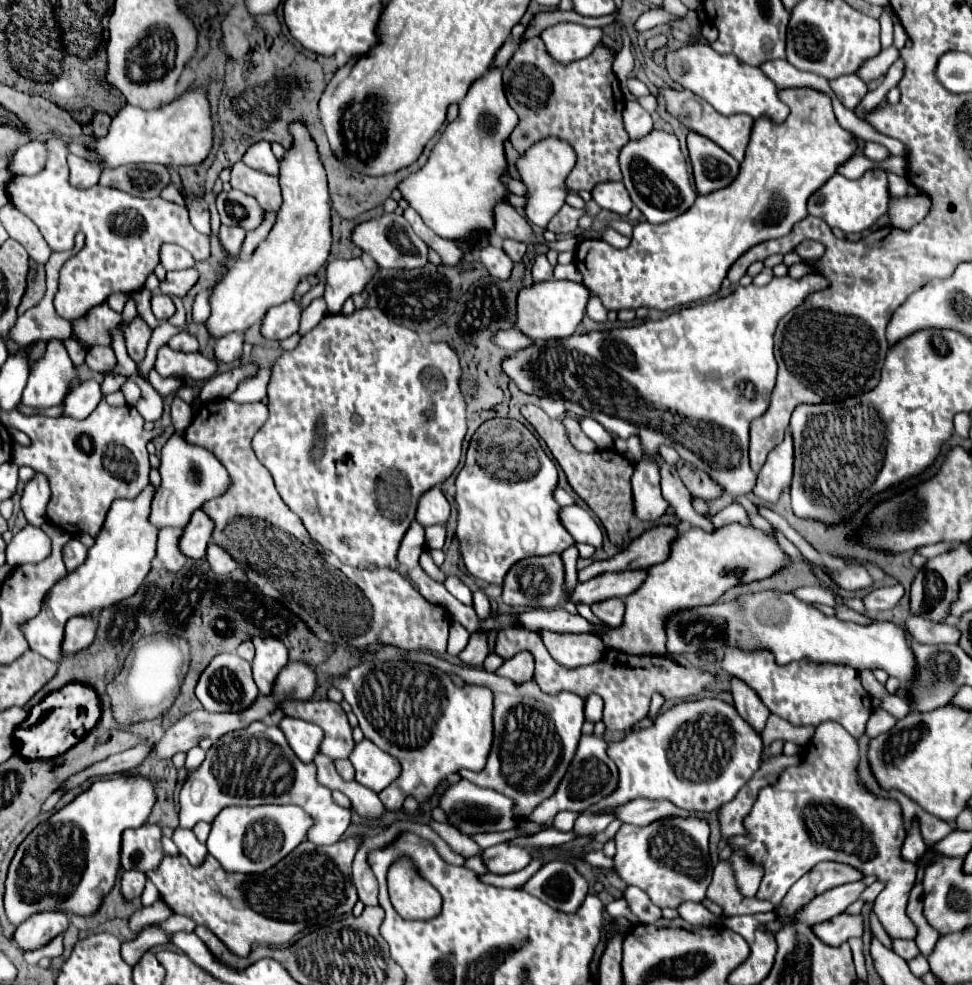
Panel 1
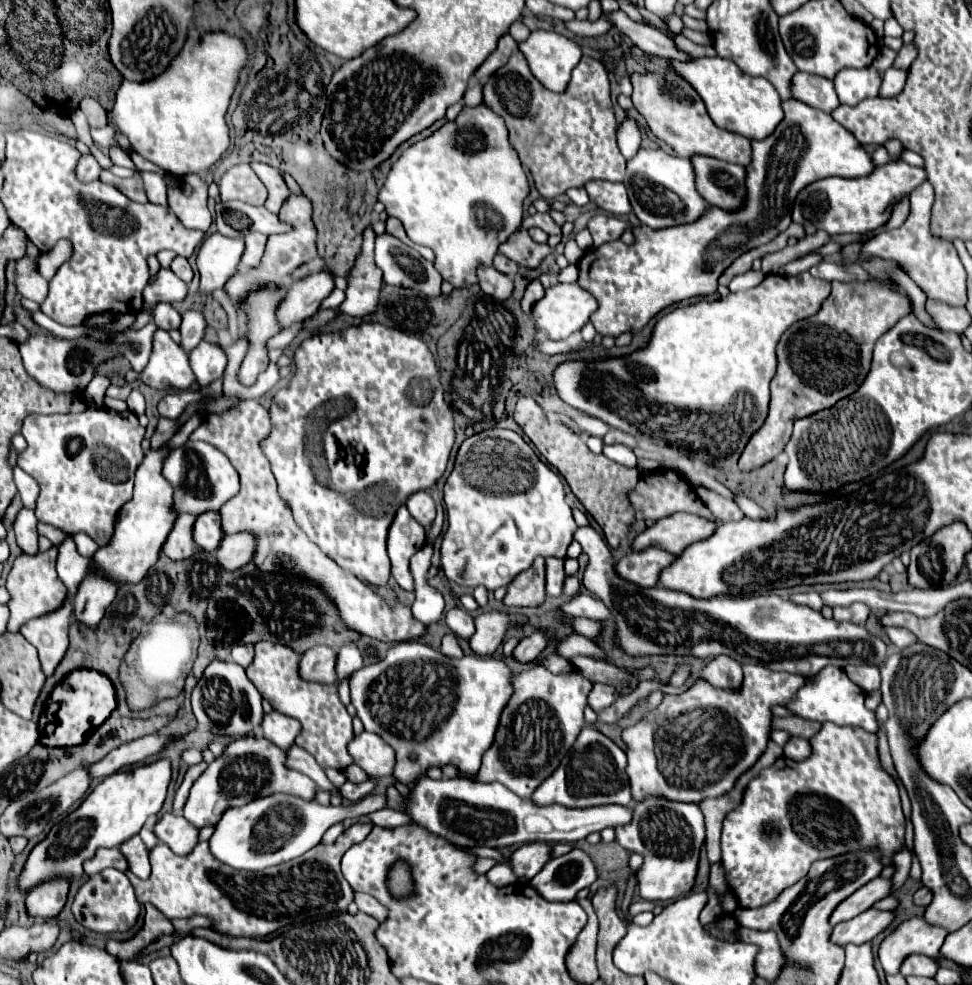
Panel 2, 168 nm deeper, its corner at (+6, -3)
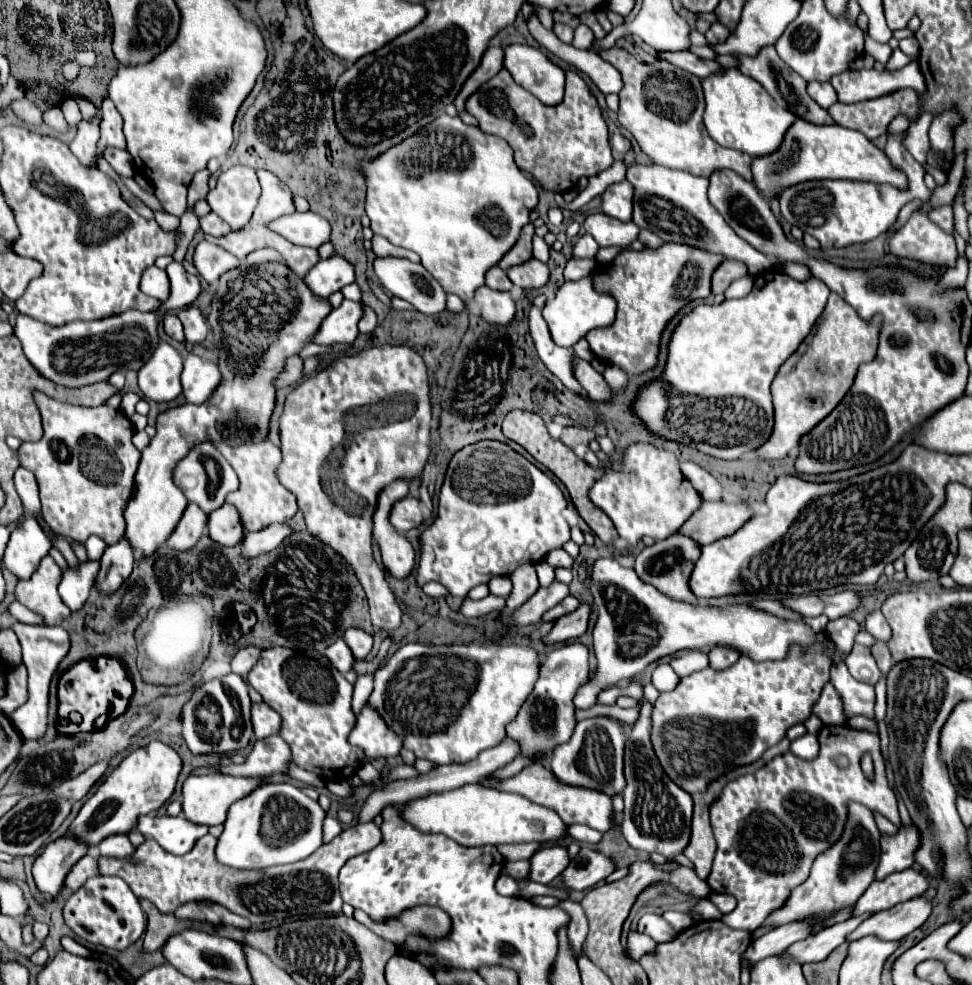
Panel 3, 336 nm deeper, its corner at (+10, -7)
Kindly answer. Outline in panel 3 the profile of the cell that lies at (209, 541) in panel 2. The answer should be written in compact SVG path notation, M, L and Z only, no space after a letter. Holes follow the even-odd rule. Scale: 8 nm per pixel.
M224 504L208 514L208 534L220 546L236 546L242 540L242 526L238 524L238 512Z

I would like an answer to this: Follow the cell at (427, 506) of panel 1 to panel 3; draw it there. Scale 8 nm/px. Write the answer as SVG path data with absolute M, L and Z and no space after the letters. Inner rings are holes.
M406 496L398 504L394 504L390 522L394 522L394 528L400 528L400 532L408 532L412 528L418 528L424 522L422 510L420 510L420 500Z

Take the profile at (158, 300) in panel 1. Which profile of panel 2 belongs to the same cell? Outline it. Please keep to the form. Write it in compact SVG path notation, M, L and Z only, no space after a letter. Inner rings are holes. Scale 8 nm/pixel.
M162 302L154 308L154 322L162 330L178 330L180 322L182 322L182 316L170 304Z

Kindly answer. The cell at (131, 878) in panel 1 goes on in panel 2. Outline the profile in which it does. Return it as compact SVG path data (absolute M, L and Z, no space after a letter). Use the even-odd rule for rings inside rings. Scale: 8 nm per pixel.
M106 868L100 874L94 874L92 878L88 878L88 882L84 882L72 902L72 914L74 918L88 928L90 932L104 932L104 934L114 934L114 932L126 932L130 930L138 916L140 916L140 902L136 900L134 894L134 886L130 884L128 876L120 870L114 868Z

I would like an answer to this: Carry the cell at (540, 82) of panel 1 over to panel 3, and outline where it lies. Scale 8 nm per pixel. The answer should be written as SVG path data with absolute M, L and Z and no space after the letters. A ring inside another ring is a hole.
M502 68L468 98L466 110L476 116L486 134L504 138L514 150L518 168L532 174L548 192L568 192L576 188L582 176L576 176L574 182L572 172L596 176L614 164L608 128L598 100L574 70L566 72L564 102L556 106L542 104L534 94L516 84L506 68Z

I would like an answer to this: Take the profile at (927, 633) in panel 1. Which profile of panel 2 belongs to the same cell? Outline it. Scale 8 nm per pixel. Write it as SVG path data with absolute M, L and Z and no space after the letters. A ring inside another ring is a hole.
M886 626L886 634L888 634L888 638L892 640L892 644L896 648L906 648L910 644L916 644L916 636L906 628L898 628L898 626L890 628L890 626Z

